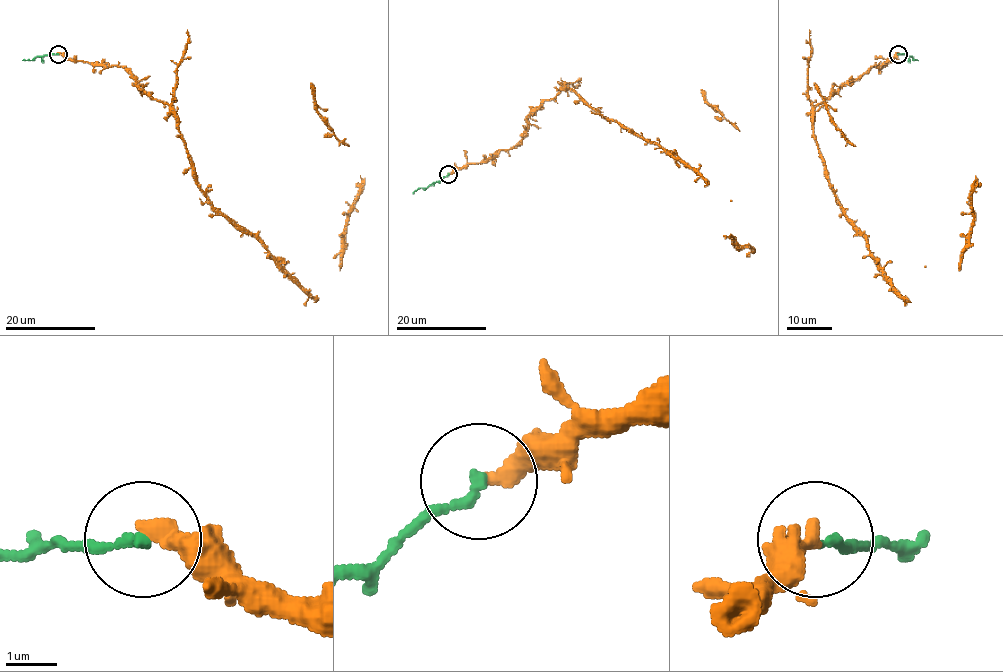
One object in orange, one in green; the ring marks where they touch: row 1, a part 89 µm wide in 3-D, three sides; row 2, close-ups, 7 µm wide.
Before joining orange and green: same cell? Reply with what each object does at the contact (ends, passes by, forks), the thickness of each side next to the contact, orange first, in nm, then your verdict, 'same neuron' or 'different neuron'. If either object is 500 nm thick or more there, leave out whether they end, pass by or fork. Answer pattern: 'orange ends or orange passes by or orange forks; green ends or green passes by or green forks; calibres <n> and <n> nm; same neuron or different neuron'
orange ends; green ends; calibres 360 and 200 nm; different neuron

